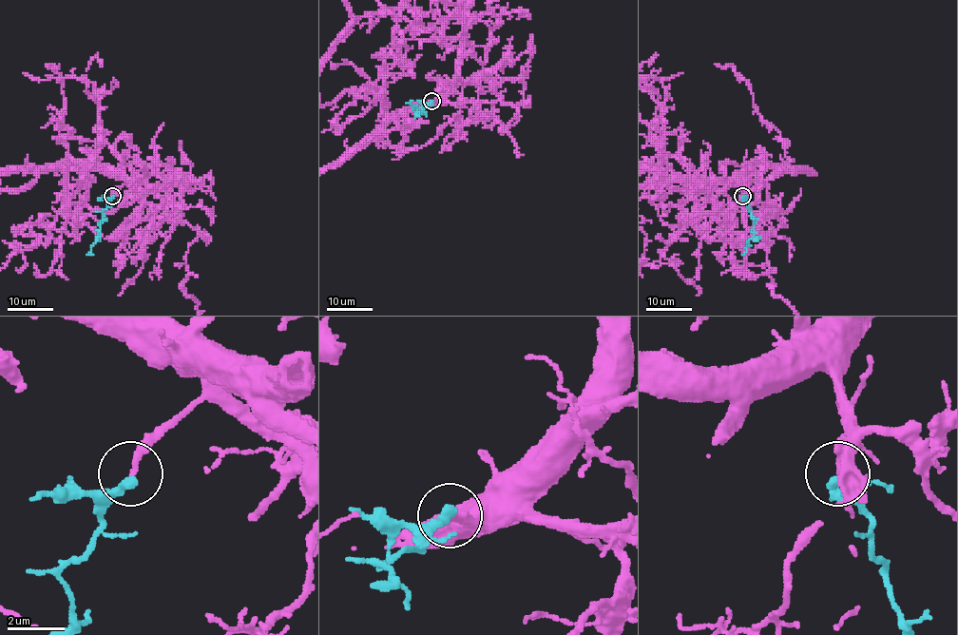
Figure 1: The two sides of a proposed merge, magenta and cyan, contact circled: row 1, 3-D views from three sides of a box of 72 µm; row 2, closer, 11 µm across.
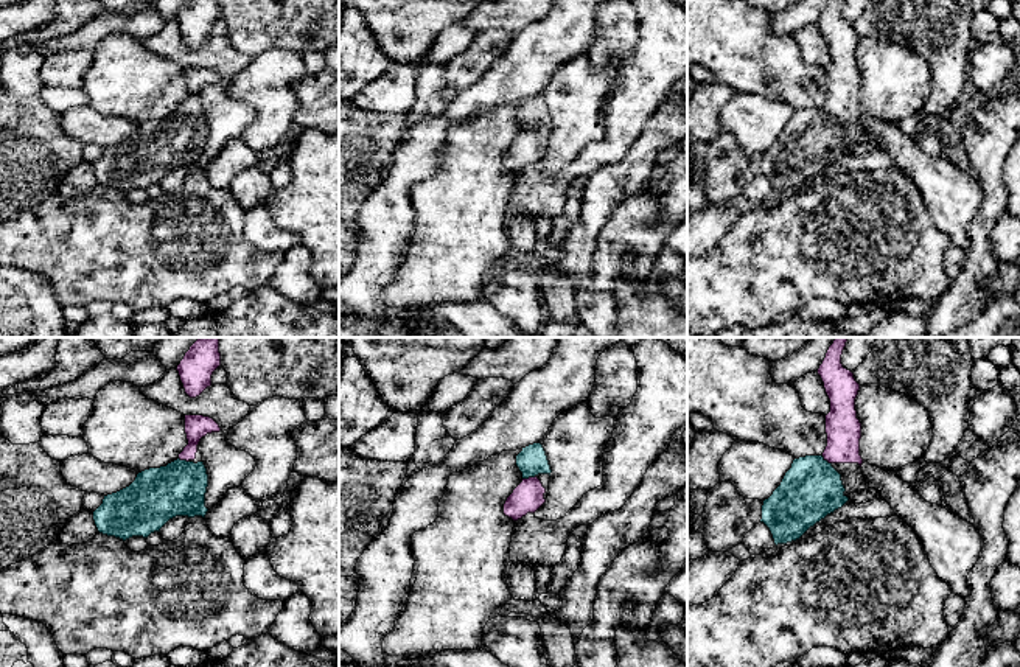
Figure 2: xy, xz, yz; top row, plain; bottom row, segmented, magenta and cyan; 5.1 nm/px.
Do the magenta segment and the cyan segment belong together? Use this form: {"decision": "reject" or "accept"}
{"decision": "accept"}

